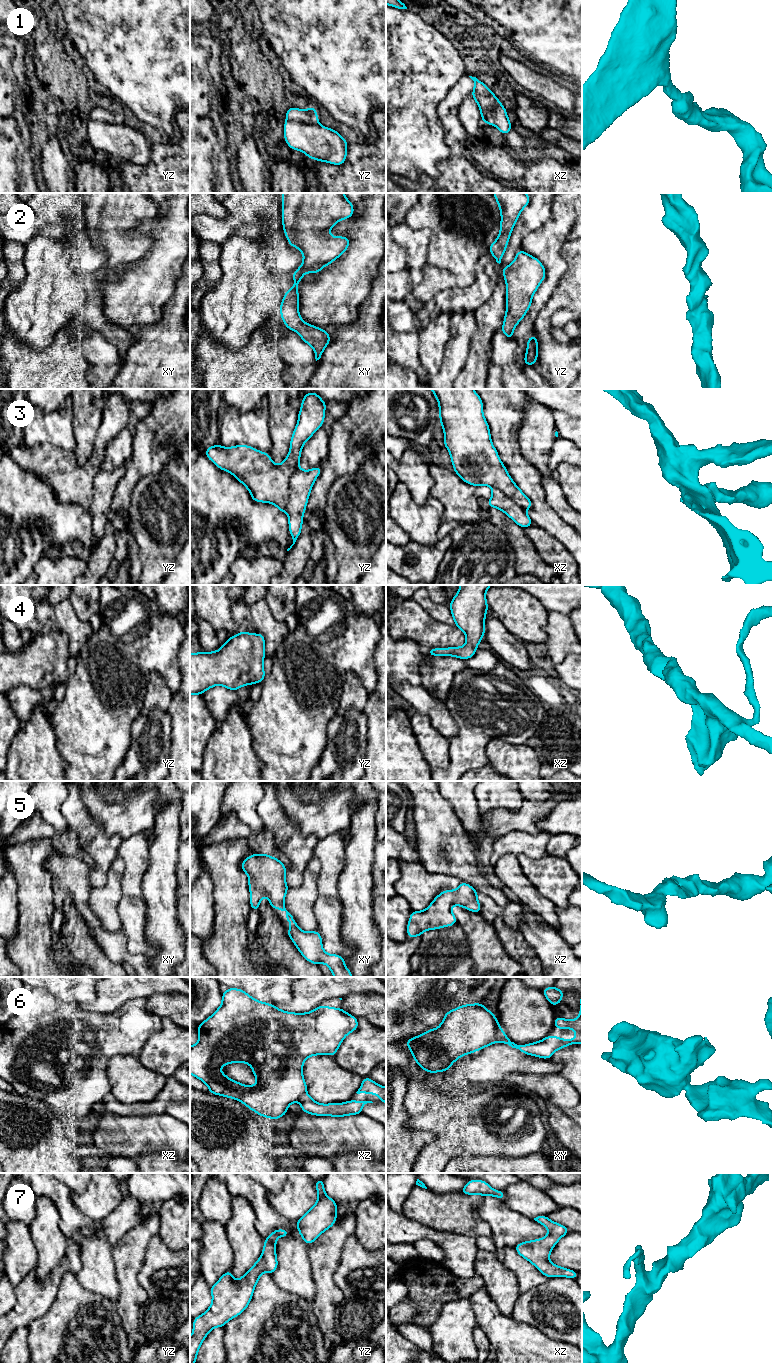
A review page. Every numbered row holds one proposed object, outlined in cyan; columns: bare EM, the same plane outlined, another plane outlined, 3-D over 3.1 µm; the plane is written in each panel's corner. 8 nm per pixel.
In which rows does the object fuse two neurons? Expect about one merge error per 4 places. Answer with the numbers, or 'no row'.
1, 3, 6

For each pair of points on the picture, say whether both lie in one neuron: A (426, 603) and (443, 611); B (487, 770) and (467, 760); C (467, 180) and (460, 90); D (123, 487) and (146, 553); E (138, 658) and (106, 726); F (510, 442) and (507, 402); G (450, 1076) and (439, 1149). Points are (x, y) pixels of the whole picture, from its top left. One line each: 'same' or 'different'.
A: same
B: different
C: same
D: different
E: same
F: same
G: different

